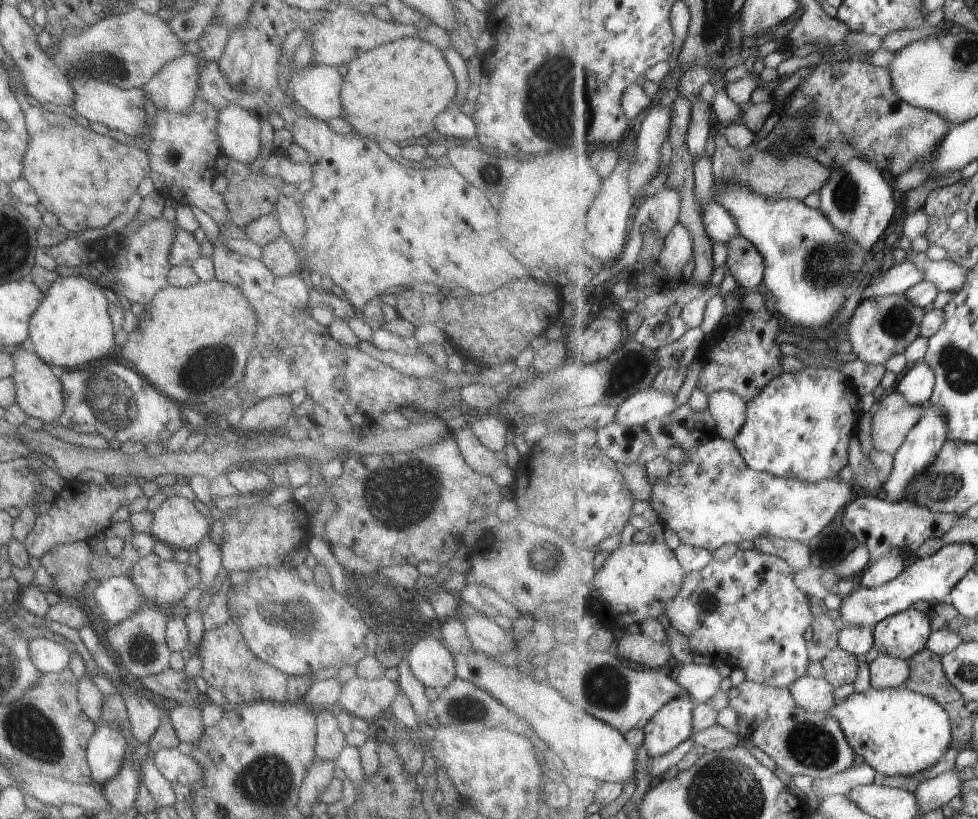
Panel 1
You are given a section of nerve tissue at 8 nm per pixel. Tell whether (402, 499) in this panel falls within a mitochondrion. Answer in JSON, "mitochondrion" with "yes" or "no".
{"mitochondrion":"yes"}

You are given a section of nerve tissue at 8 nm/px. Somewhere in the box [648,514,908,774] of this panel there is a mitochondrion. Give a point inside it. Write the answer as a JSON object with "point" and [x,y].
{"point":[813,746]}

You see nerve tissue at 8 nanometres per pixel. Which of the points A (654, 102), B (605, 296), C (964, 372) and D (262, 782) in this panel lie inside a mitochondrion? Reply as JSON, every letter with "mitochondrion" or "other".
{"A":"other","B":"other","C":"mitochondrion","D":"mitochondrion"}

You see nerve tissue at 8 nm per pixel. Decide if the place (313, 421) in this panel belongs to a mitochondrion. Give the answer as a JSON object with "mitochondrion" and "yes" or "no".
{"mitochondrion":"no"}

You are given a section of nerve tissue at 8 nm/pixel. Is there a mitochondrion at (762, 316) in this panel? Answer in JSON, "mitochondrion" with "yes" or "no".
{"mitochondrion":"no"}

